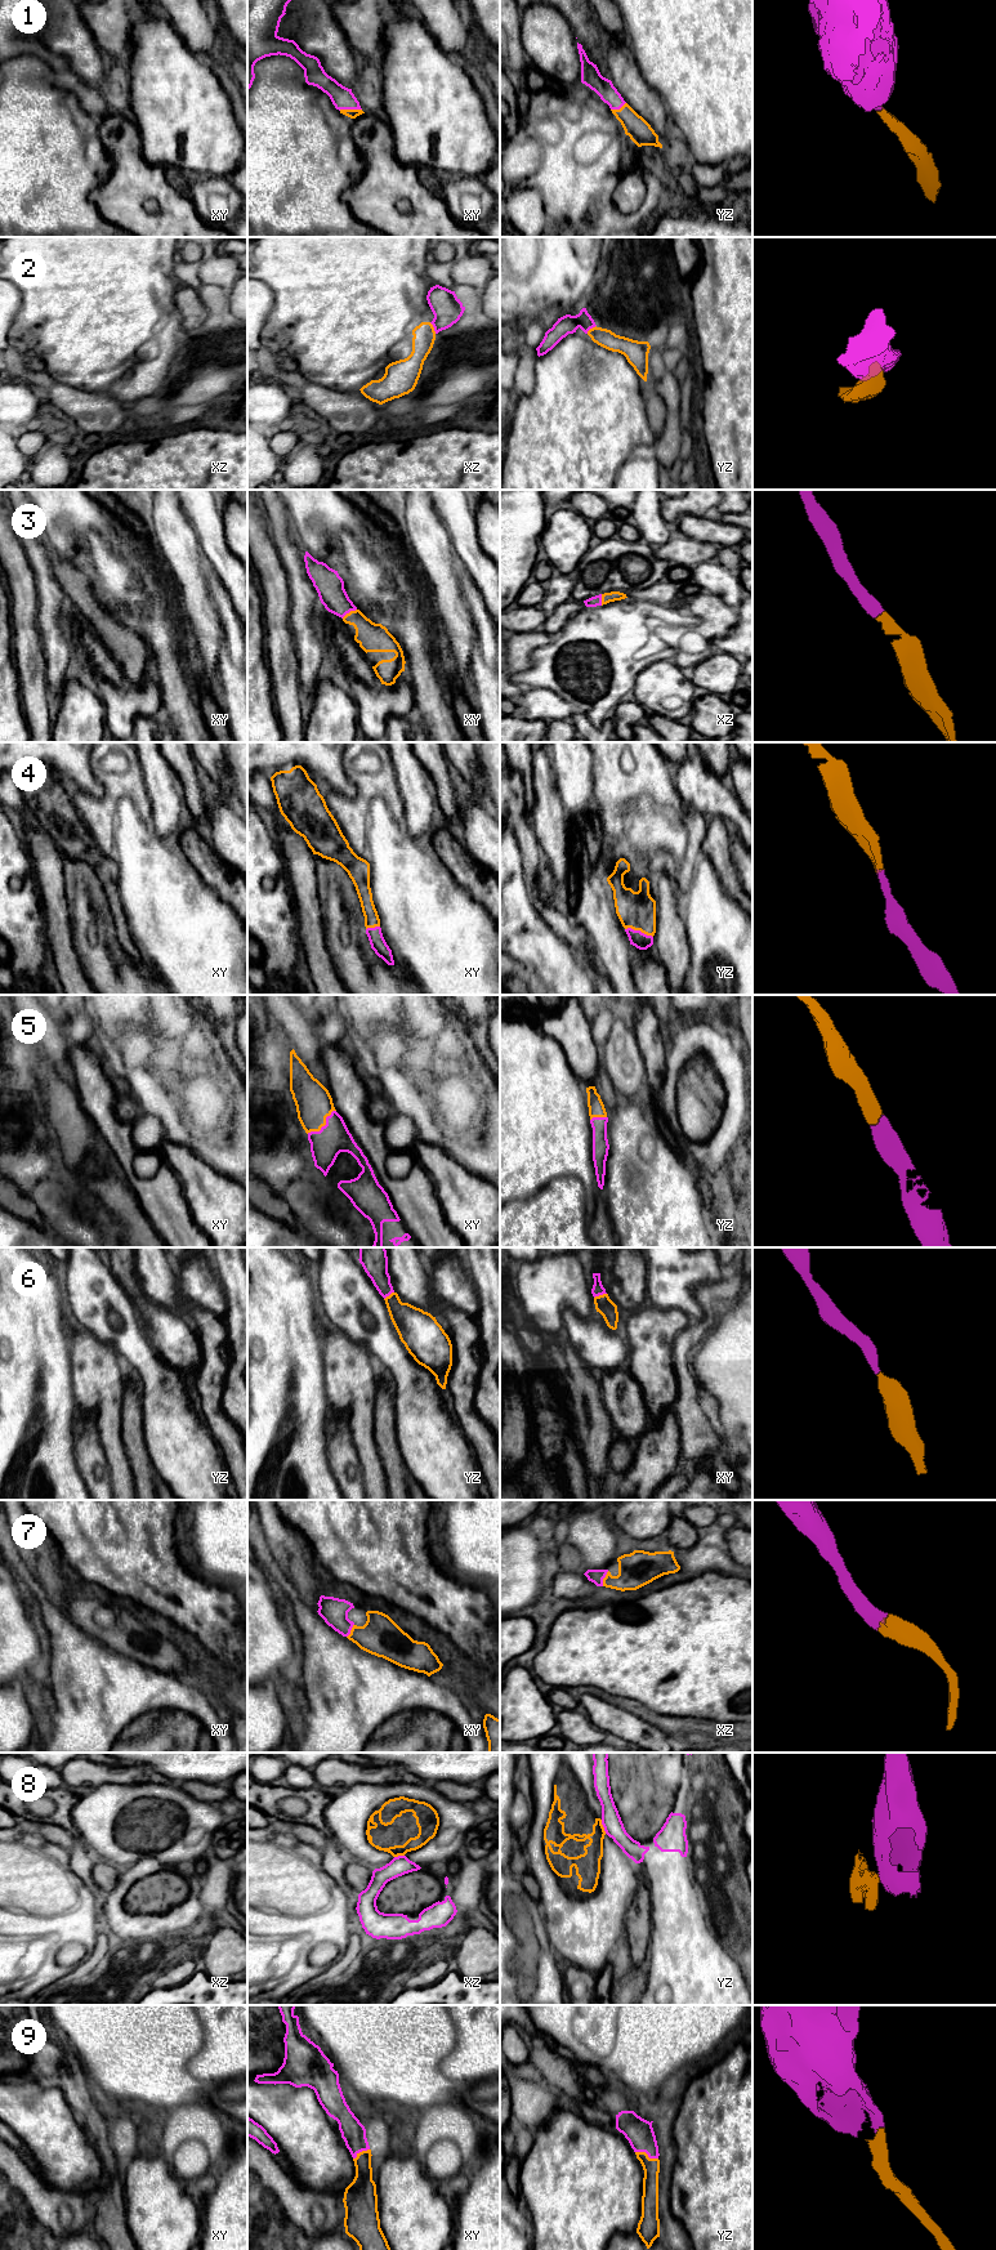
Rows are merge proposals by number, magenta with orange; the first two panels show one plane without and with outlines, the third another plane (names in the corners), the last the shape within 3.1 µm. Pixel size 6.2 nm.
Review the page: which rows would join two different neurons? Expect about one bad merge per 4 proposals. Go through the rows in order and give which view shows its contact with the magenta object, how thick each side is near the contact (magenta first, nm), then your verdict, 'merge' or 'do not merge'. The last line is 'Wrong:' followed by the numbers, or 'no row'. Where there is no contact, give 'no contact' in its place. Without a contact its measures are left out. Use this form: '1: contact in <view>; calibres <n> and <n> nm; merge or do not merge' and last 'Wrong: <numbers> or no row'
1: contact in xy; calibres 140 and 60 nm; merge
2: contact in xz; calibres 190 and 140 nm; do not merge
3: contact in xy; calibres 180 and 180 nm; merge
4: contact in yz; calibres 100 and 240 nm; merge
5: contact in xy; calibres 200 and 220 nm; merge
6: contact in xy; calibres 70 and 110 nm; merge
7: contact in xz; calibres 90 and 220 nm; merge
8: contact in yz; calibres 120 and 140 nm; do not merge
9: contact in yz; calibres 170 and 110 nm; merge
Wrong: 2, 8

